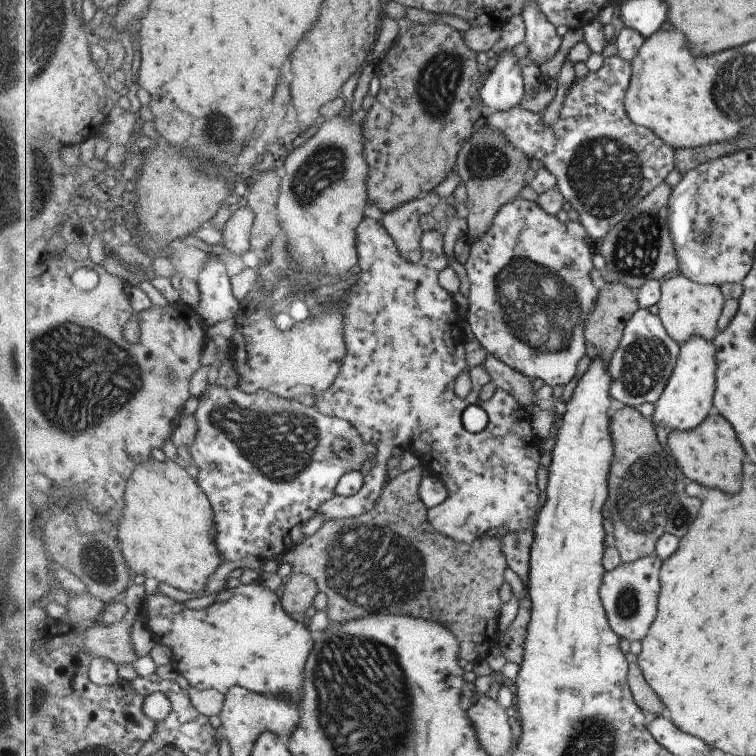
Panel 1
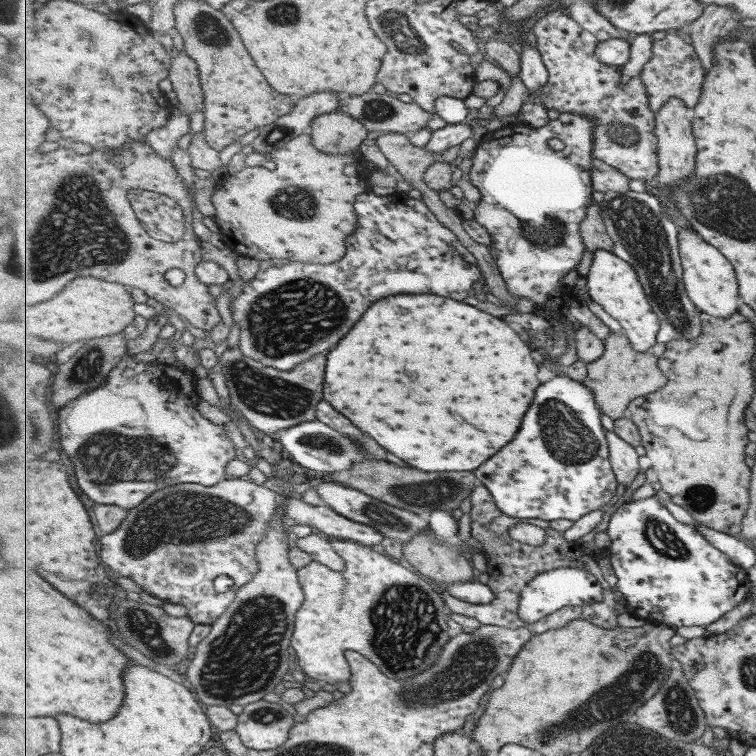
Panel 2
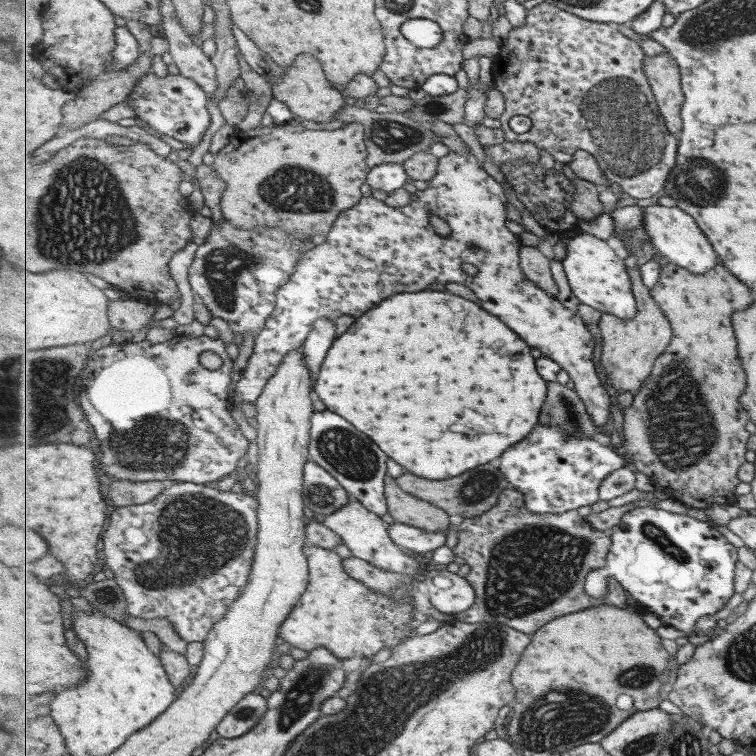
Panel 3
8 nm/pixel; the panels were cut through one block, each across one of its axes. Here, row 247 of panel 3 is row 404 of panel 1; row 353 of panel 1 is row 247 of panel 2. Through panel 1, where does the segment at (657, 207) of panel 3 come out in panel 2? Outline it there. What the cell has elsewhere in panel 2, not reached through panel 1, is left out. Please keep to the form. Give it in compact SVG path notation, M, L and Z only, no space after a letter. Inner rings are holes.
M689 224L679 225L679 244L686 289L691 300L703 312L715 318L729 318L744 304L739 292L734 264L718 249L701 238Z

